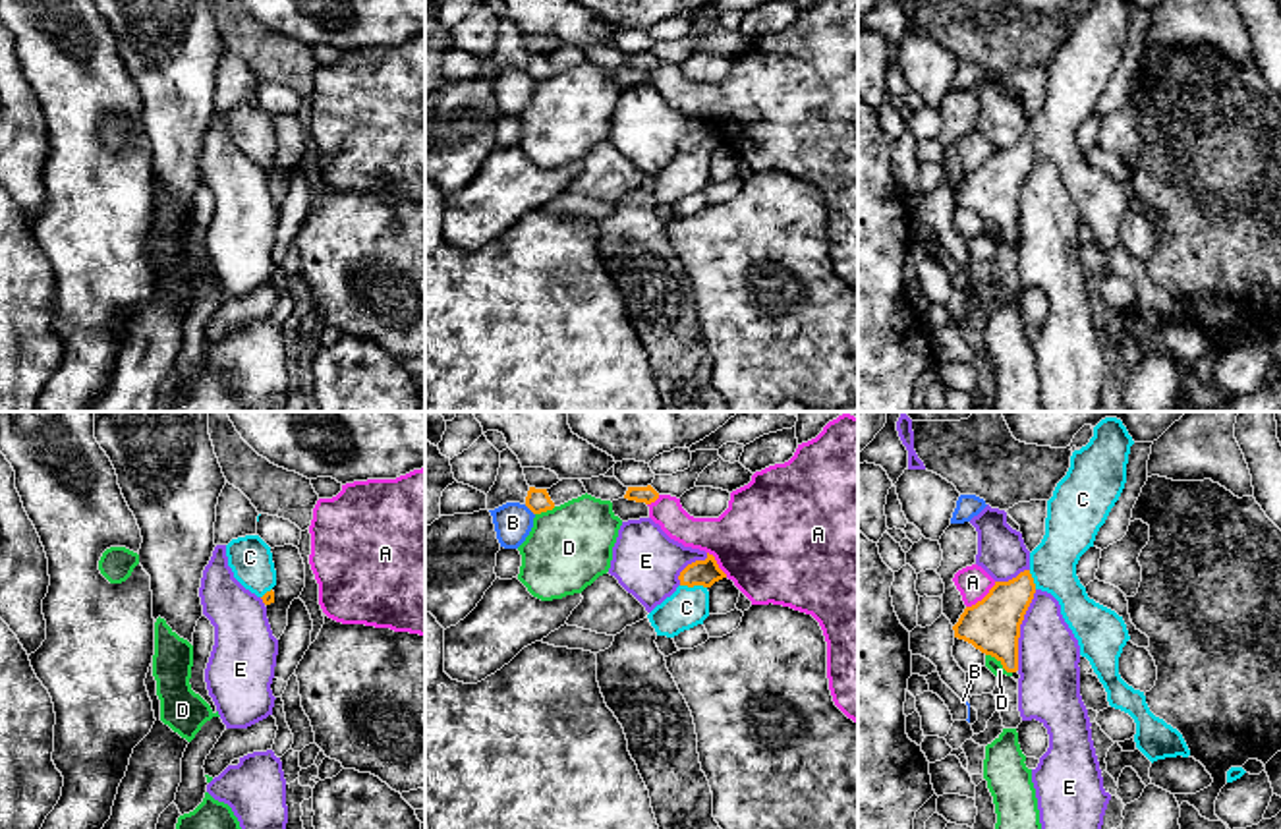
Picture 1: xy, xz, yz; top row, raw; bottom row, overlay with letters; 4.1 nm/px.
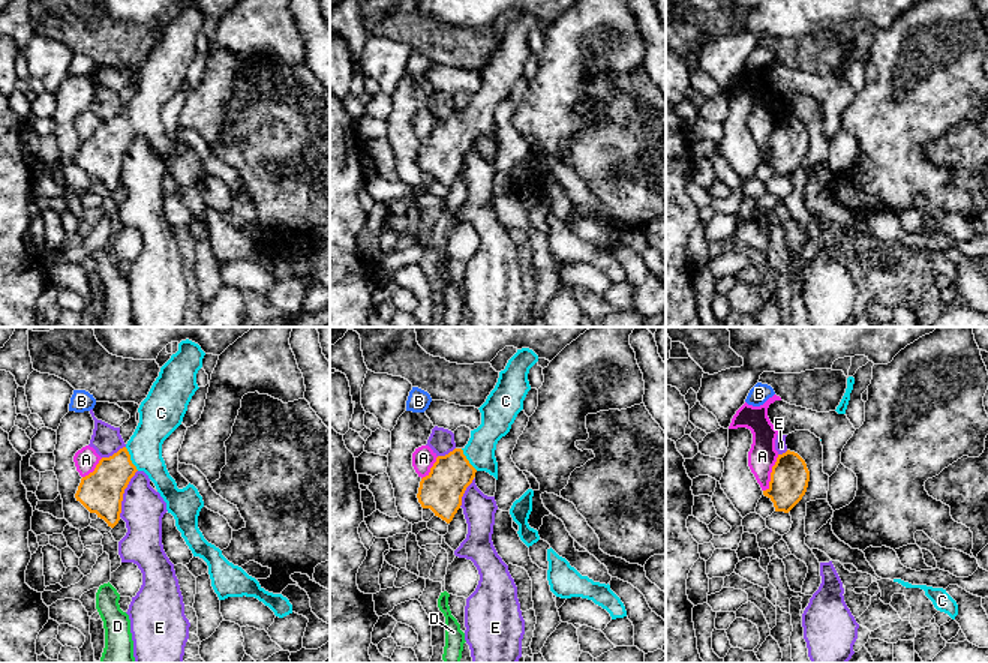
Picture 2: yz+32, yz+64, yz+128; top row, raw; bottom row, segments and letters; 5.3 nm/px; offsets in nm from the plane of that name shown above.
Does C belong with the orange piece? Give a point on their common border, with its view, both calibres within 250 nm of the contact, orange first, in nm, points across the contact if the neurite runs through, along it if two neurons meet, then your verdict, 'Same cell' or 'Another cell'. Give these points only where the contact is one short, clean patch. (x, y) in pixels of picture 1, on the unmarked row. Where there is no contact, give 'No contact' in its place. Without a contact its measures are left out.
Touches orange at xz (694, 151). Thickness 110 nm (orange) against 170 nm. Path across: xz (706, 140), (694, 151), (686, 174). Same cell

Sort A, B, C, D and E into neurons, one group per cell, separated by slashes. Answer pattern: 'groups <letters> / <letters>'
groups A / B / C / D / E

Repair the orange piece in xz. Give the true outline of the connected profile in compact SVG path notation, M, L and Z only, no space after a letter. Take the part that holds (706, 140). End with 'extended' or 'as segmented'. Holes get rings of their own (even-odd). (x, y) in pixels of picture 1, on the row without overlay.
M713 122L705 128L688 131L678 147L676 158L657 172L649 182L649 189L657 203L674 205L690 197L709 184L709 155L726 145Z; extended

